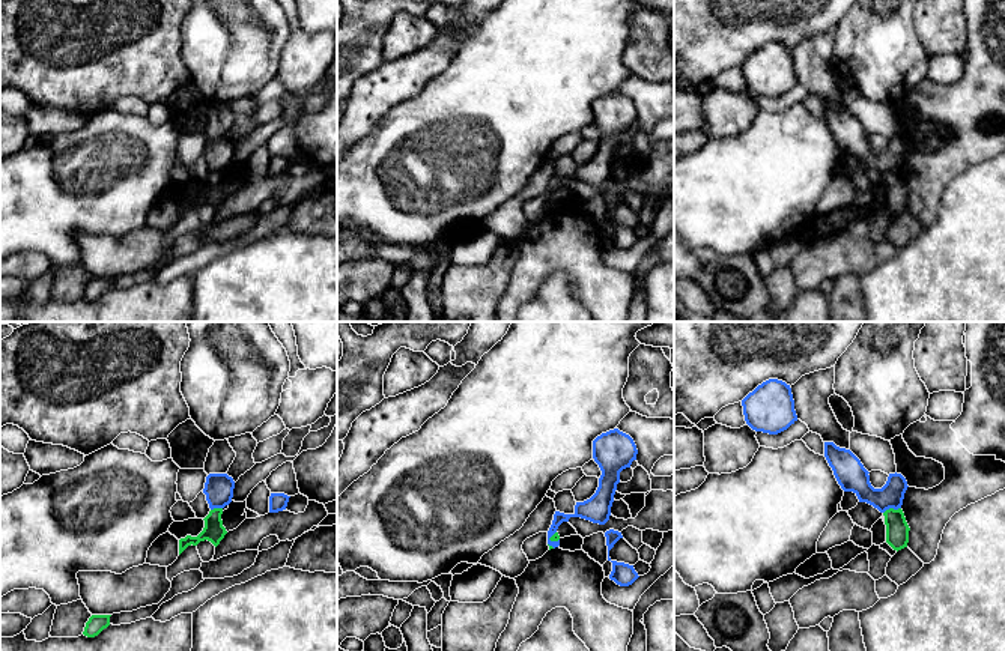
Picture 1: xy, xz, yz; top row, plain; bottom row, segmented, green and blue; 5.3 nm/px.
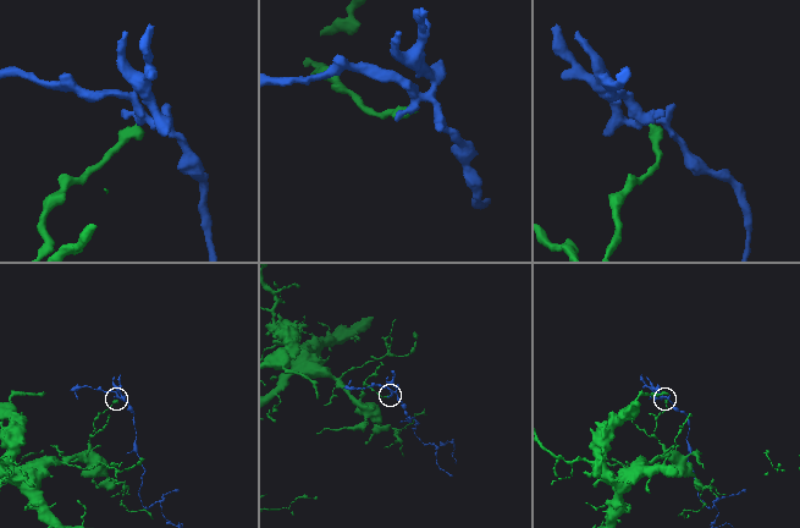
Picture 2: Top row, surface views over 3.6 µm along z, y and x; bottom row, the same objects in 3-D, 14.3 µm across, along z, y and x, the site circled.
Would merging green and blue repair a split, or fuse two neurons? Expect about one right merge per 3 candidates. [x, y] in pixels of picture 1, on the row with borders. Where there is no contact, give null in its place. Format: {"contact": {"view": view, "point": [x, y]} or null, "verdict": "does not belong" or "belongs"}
{"contact": {"view": "yz", "point": [891, 508]}, "verdict": "does not belong"}

